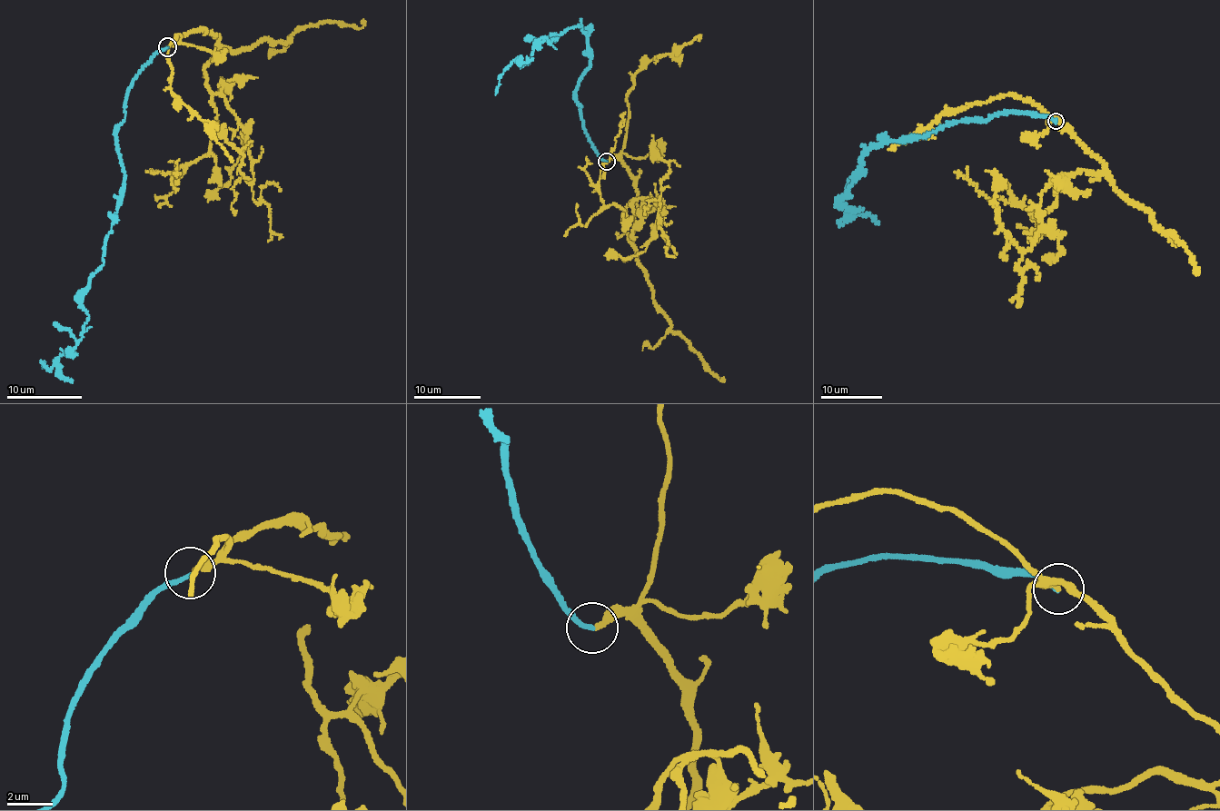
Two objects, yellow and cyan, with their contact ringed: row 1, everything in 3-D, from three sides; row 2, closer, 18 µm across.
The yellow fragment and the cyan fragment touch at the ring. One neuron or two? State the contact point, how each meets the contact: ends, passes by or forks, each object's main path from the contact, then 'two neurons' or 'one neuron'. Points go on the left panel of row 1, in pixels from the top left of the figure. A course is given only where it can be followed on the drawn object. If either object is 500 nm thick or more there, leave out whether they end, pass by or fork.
at (167, 46); yellow ends there; cyan ends there; yellow runs (168, 46), (195, 29), (218, 37), (205, 85), (247, 133), (251, 182), (240, 172), (243, 153), (211, 130); cyan runs (166, 46), (129, 91), (115, 143), (119, 205), (80, 301), (89, 316), (74, 350), (44, 366); one neuron

